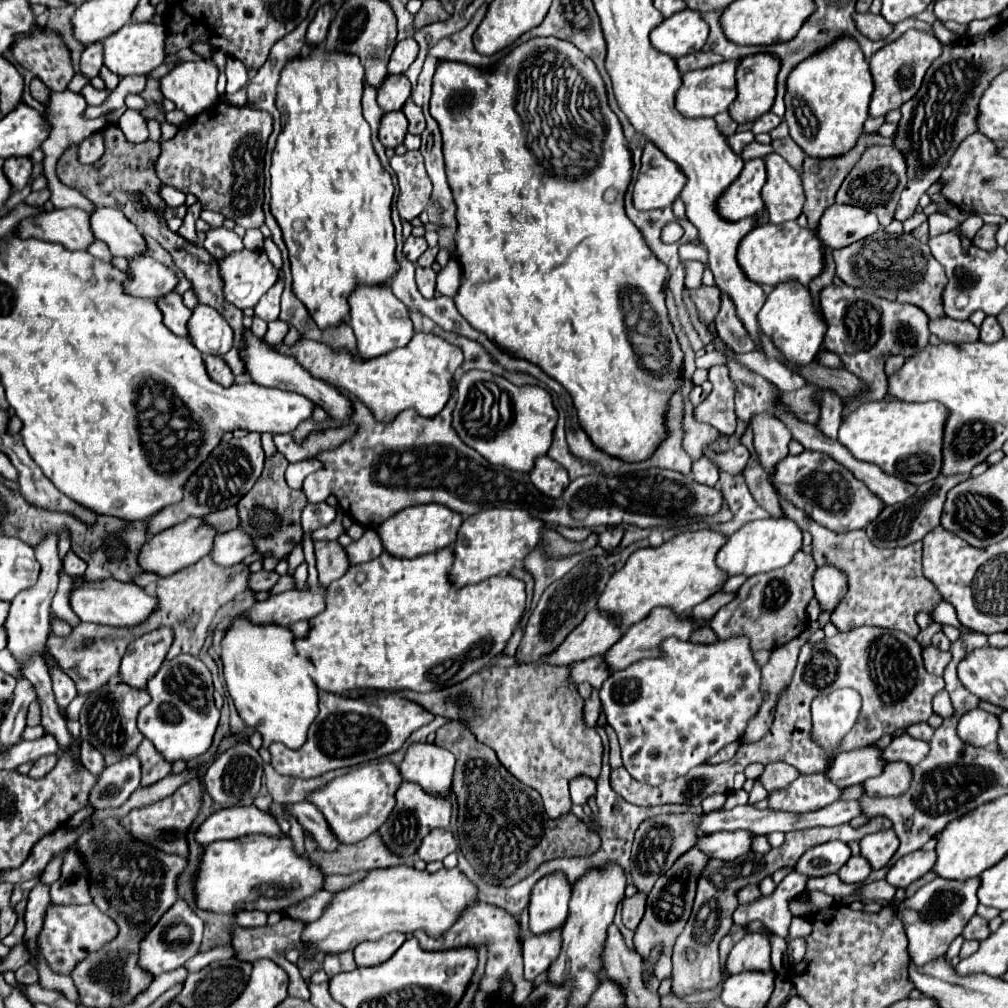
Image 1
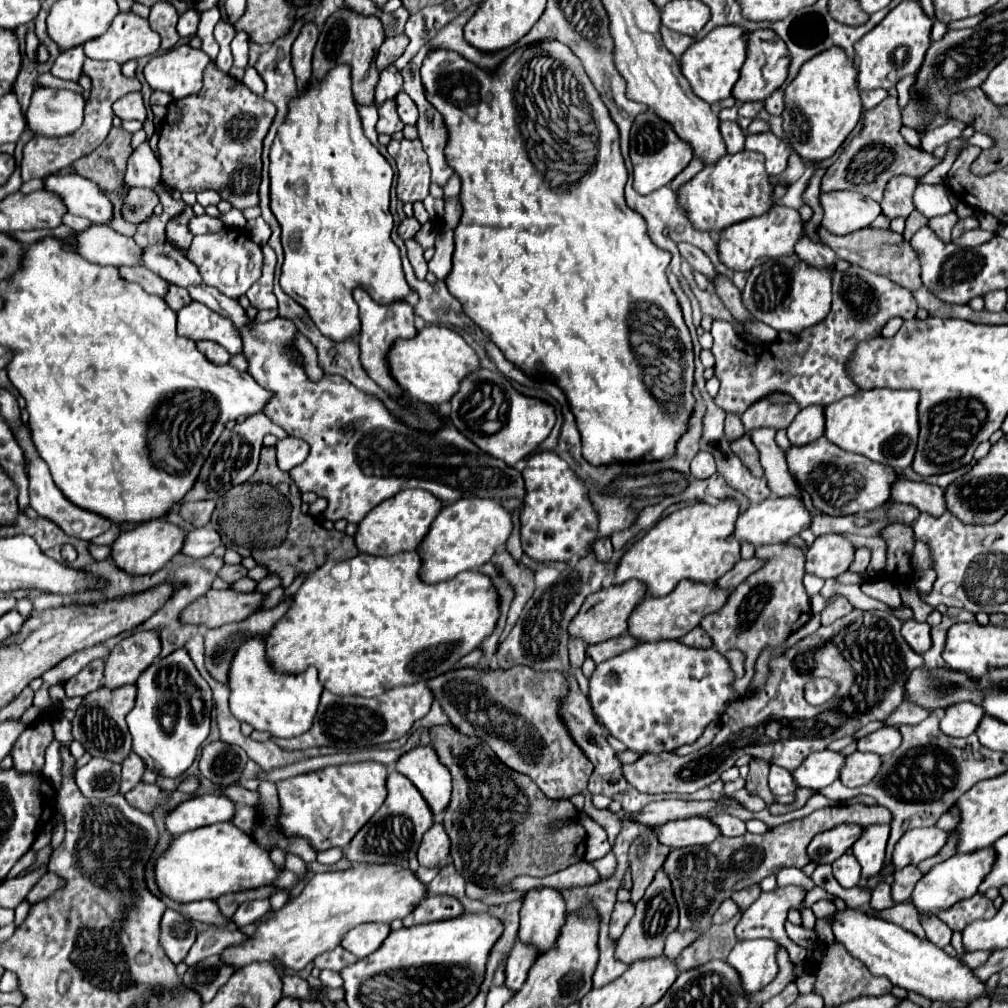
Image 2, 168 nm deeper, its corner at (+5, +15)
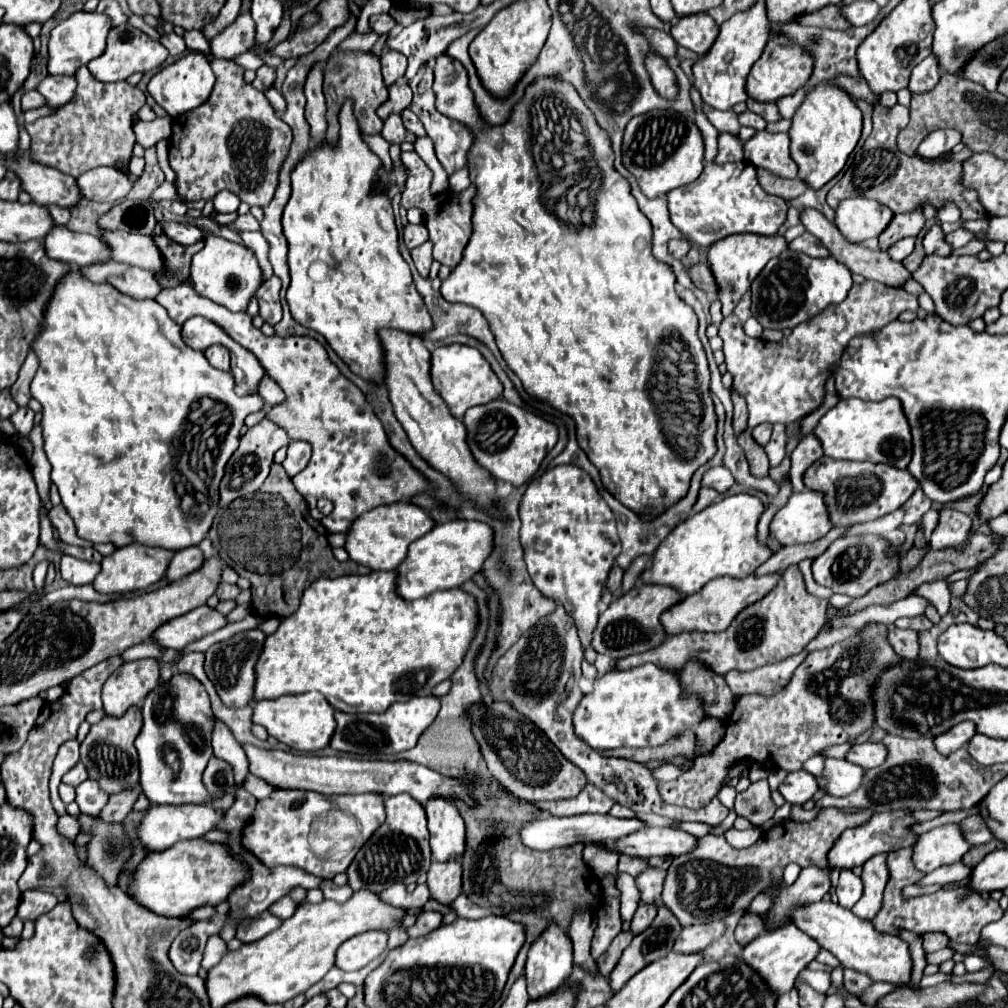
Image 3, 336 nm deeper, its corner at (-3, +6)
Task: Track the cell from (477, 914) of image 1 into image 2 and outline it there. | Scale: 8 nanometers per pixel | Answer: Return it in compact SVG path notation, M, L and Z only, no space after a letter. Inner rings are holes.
M434 895L424 899L408 917L404 917L404 927L436 923L444 919L454 919L464 913L464 905L452 895Z

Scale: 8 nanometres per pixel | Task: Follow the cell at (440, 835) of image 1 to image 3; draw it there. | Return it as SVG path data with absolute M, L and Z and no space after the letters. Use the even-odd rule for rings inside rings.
M458 860L432 862L426 884L428 884L432 900L436 900L444 906L450 906L456 900L456 896L460 896L460 892L462 892L460 862Z

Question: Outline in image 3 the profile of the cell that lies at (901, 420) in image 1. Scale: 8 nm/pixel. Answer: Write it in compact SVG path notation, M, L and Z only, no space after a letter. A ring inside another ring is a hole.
M840 398L838 404L818 420L812 434L820 440L824 454L834 460L868 460L892 464L896 468L906 468L912 458L910 426L906 422L898 398L886 398L880 402Z

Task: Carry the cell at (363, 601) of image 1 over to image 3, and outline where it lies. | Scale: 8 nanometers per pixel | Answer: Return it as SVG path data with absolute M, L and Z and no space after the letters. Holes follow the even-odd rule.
M394 572L318 578L304 590L296 614L284 618L278 630L266 636L256 662L254 700L318 690L338 712L382 714L394 702L428 696L436 684L450 678L452 670L460 666L476 628L476 602L460 588L432 592L420 600L402 600L396 594Z

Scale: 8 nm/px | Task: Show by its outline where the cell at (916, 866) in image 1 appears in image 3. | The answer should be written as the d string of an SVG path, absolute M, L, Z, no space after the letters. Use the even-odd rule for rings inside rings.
M944 824L922 834L914 844L914 866L920 872L932 872L944 864L960 862L970 850L970 842L964 838L960 824Z

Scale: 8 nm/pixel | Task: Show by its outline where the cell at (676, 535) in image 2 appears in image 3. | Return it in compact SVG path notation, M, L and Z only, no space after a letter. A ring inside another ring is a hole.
M734 494L720 498L702 512L696 512L688 520L680 522L656 548L652 568L642 574L646 584L672 586L684 594L694 594L714 578L720 576L750 576L760 564L764 564L772 550L758 542L758 520L764 512L764 504L754 494Z

